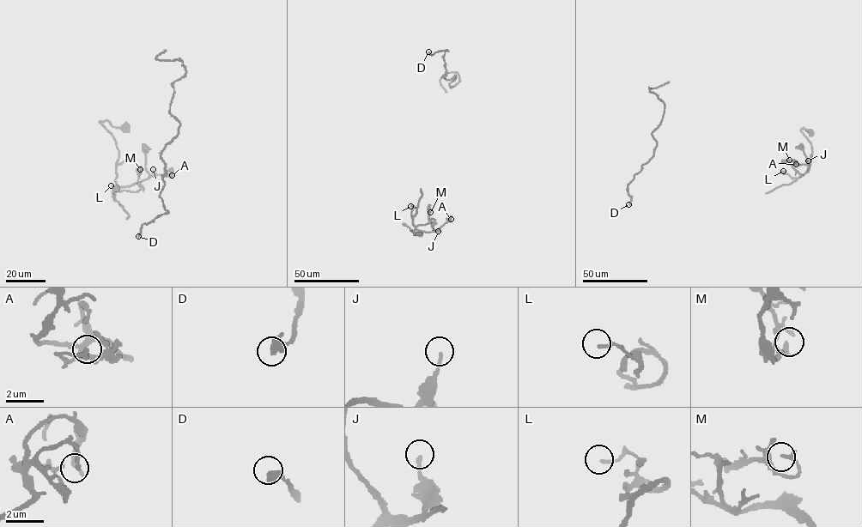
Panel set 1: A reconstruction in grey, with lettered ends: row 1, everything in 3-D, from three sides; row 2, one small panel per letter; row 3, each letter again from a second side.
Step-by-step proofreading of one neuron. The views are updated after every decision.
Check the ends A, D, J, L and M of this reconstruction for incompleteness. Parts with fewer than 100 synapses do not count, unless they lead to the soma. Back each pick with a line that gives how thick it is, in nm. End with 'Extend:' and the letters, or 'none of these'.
D: 400 nm
Extend: D

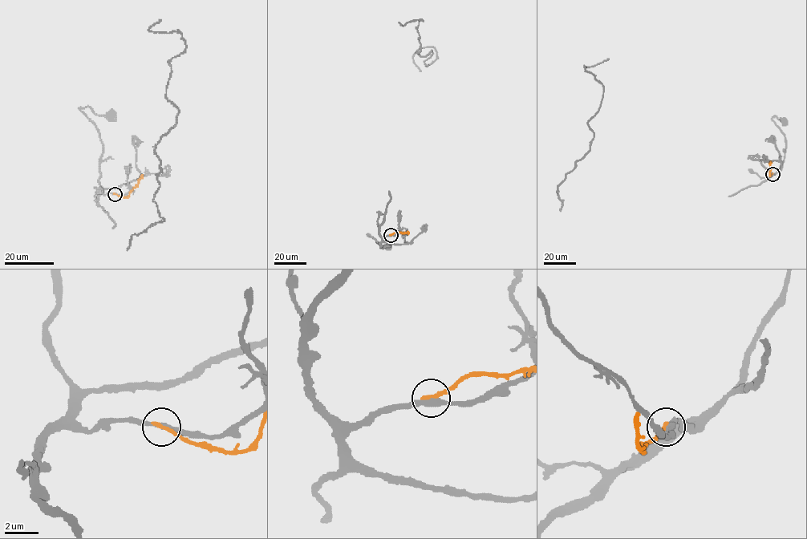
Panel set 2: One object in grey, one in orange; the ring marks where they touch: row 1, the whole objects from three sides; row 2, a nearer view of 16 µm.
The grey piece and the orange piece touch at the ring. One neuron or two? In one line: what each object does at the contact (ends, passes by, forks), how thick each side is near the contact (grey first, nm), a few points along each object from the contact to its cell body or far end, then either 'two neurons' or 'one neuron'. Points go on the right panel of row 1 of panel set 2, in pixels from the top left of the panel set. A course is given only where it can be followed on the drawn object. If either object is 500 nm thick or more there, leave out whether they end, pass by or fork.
grey passes by | orange ends | 280/280 nm | grey via (772, 173), (775, 173), (784, 161), (786, 140), (772, 117), (776, 115), (784, 122) | orange via (772, 173), (770, 176), (770, 160) | two neurons

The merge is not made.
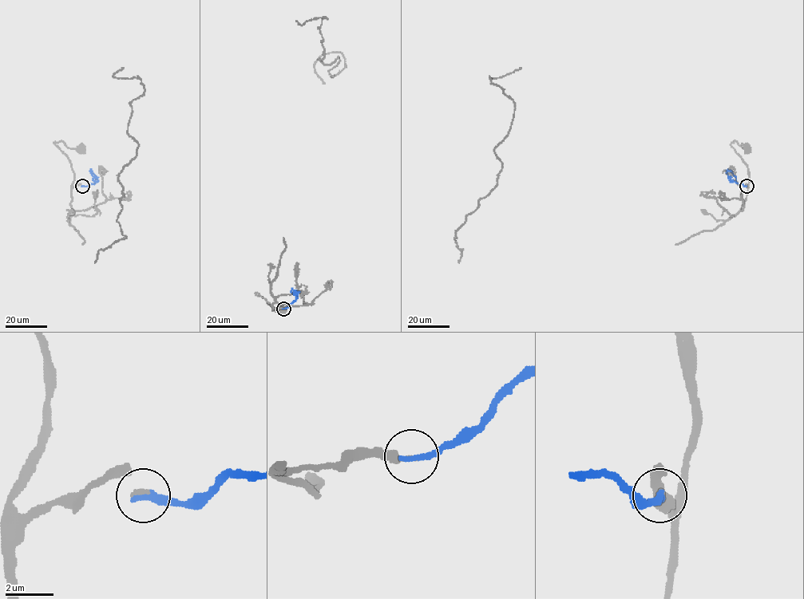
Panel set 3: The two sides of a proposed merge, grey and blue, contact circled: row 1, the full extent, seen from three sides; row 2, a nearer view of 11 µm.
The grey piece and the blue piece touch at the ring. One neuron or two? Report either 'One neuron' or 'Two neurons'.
One neuron

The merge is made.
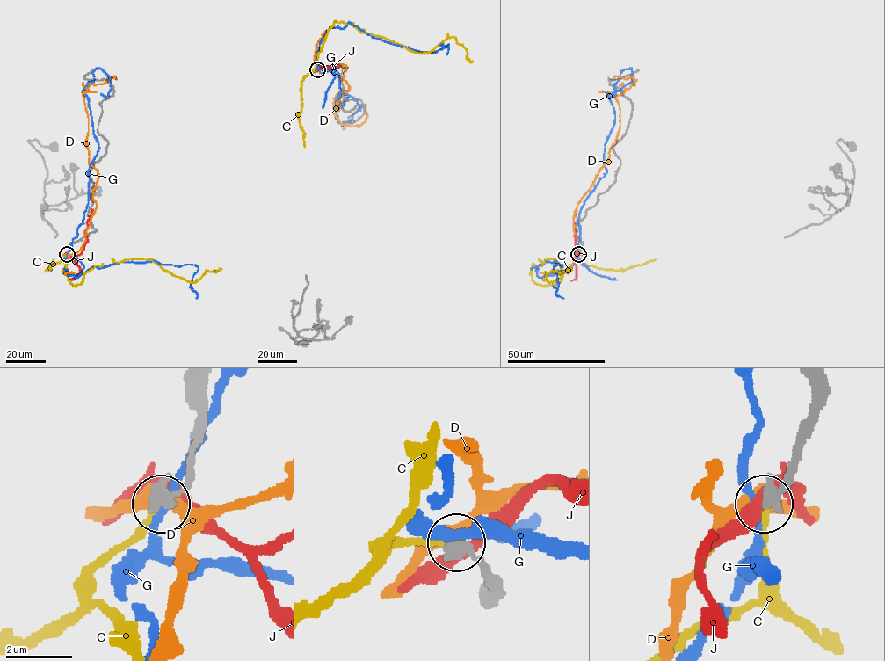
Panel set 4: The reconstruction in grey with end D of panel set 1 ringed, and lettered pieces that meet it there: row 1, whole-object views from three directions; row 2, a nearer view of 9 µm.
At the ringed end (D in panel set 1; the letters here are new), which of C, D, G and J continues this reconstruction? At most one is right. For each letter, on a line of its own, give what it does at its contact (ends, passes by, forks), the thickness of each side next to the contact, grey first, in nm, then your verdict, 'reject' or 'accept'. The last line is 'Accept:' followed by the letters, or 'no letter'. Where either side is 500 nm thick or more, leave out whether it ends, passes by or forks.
C: it ends | 440/280 nm | accept
D: it passes by | 420/380 nm | reject
G: it passes by | 440/220 nm | reject
J: it passes by | 440/320 nm | reject
Accept: C

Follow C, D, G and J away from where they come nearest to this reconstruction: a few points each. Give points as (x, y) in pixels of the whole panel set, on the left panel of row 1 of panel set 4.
C: (67, 254), (68, 279), (76, 286), (94, 268), (126, 259), (150, 258), (192, 282), (206, 270), (221, 269)
D: (66, 254), (83, 245), (96, 207), (92, 190), (97, 172), (90, 162), (83, 91), (90, 84), (113, 78)
G: (67, 254), (83, 223), (89, 170), (99, 147), (83, 88), (100, 69), (112, 85), (107, 96), (100, 93)
J: (67, 253), (74, 257), (83, 250), (87, 239), (84, 231), (93, 208)

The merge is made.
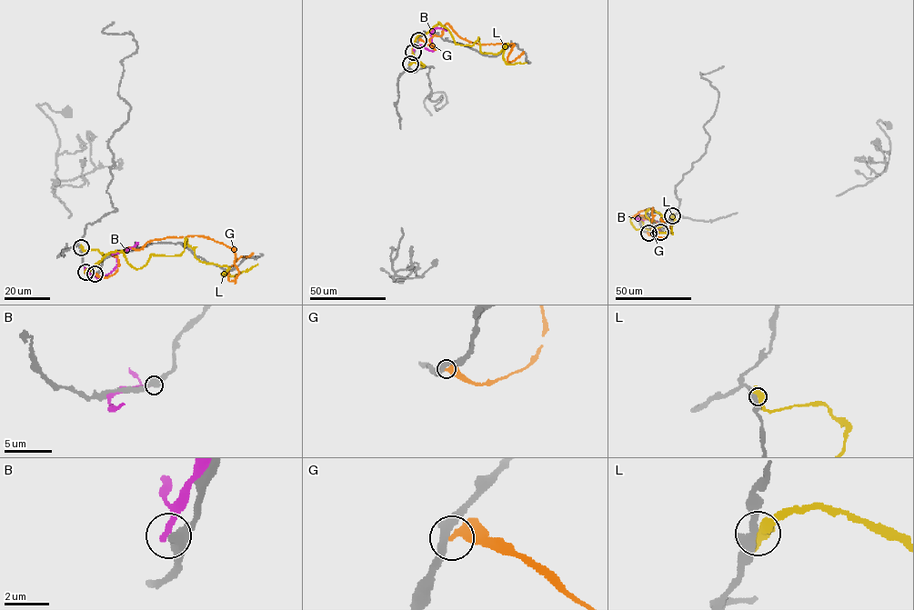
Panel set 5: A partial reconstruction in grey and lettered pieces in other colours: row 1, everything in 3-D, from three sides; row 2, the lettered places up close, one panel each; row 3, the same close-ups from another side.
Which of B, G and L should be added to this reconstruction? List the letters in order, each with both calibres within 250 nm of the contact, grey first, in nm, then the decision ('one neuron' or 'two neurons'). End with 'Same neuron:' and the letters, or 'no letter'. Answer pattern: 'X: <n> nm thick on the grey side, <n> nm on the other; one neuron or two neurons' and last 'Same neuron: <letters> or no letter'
B: 400 nm thick on the grey side, 240 nm on the other; two neurons
G: 360 nm thick on the grey side, 420 nm on the other; two neurons
L: 400 nm thick on the grey side, 440 nm on the other; two neurons
Same neuron: no letter

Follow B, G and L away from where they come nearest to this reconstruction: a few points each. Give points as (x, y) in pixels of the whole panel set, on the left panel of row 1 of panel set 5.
B: (85, 272), (101, 277), (106, 275), (116, 265), (117, 259), (112, 254), (138, 243)
G: (95, 274), (113, 274), (111, 254), (168, 236), (231, 248), (230, 281), (235, 262), (253, 252)
L: (81, 247), (103, 254), (85, 274), (112, 252), (135, 268), (179, 255), (185, 238), (222, 274), (257, 264)

